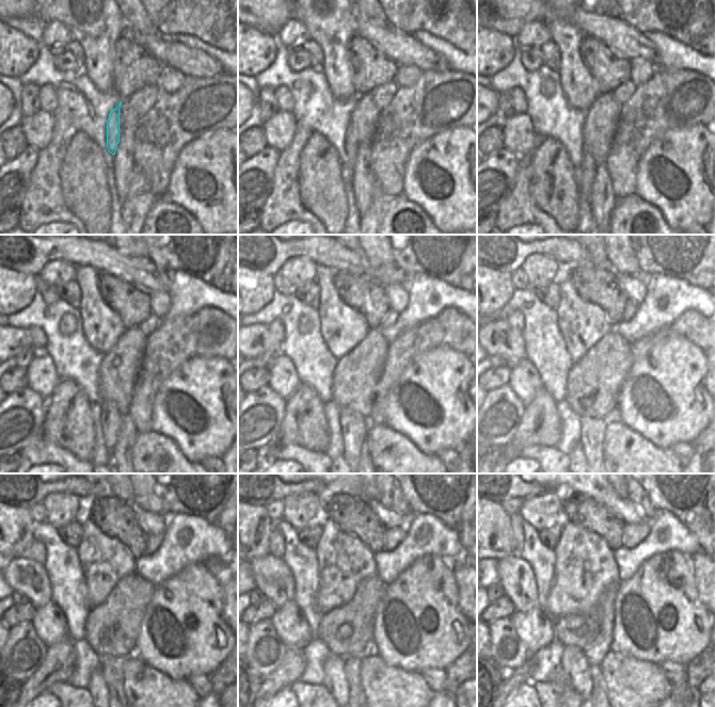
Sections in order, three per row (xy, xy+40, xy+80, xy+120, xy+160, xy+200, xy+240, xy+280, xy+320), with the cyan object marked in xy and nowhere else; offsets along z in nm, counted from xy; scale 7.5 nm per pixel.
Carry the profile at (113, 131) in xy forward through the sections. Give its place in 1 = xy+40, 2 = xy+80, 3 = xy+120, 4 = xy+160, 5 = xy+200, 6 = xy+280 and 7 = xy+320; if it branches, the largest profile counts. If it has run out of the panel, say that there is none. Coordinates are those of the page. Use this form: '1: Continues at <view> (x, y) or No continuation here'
1: Continues at xy+40 (351, 143)
2: Continues at xy+80 (588, 165)
3: Continues at xy+120 (110, 417)
4: Continues at xy+160 (354, 427)
5: Continues at xy+200 (592, 430)
6: Continues at xy+280 (351, 664)
7: Continues at xy+320 (597, 685).

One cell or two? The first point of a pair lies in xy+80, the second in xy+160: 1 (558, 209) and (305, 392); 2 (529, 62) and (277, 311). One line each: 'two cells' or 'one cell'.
1: one cell
2: two cells

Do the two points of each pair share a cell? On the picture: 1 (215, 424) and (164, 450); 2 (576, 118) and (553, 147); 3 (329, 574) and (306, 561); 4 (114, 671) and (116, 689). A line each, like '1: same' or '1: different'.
1: different
2: different
3: different
4: same

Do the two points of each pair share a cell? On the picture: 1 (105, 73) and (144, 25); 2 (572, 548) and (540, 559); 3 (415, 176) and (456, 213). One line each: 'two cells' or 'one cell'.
1: two cells
2: two cells
3: one cell

